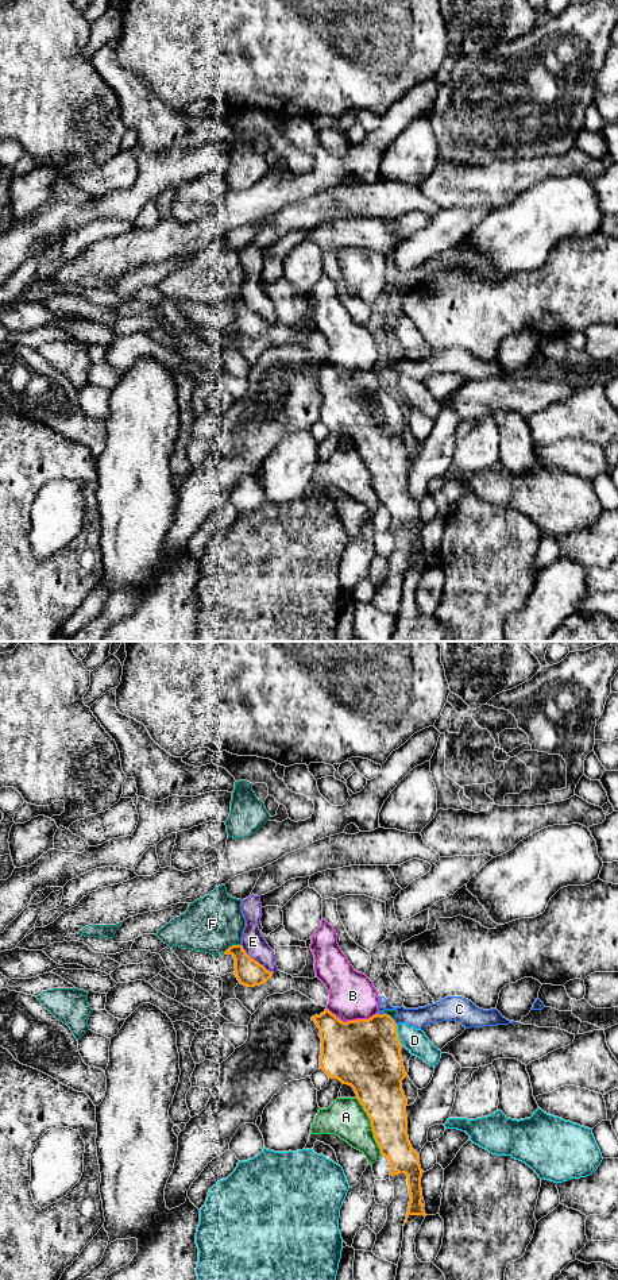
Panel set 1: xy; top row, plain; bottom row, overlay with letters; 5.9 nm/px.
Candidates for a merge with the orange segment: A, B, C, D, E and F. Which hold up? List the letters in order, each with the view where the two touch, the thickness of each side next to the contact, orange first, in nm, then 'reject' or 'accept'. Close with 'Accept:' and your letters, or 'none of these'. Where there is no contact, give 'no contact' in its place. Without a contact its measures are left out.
A: contact in xy; calibres 280 and 240 nm; reject
B: contact in xy; calibres 420 and 280 nm; reject
C: contact in xy; calibres 420 and 120 nm; accept
D: contact in xy; calibres 420 and 140 nm; reject
E: contact in xy; calibres 160 and 140 nm; reject
F: contact in xy; calibres 160 and 340 nm; reject
Accept: C

